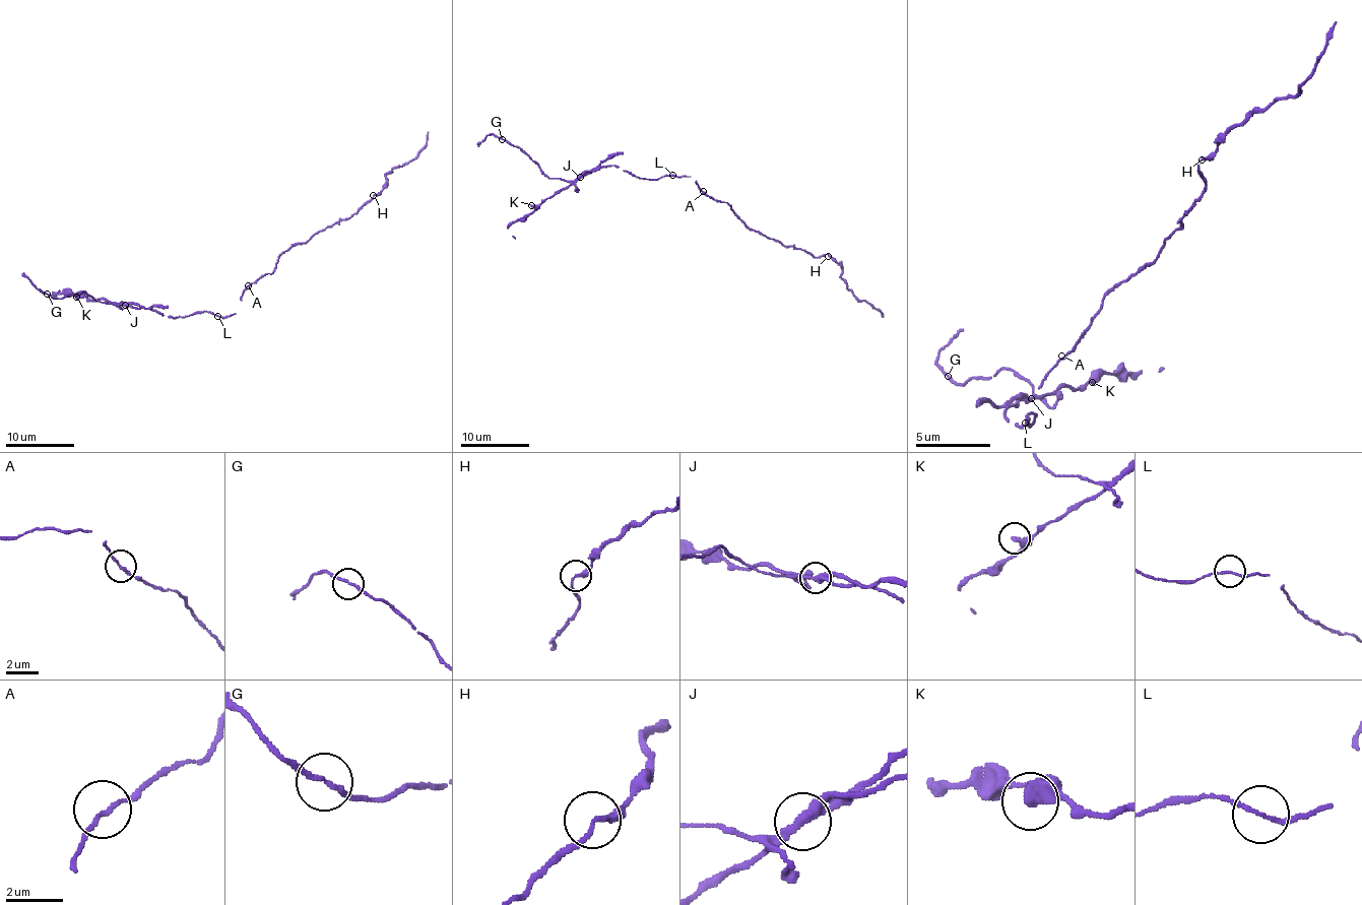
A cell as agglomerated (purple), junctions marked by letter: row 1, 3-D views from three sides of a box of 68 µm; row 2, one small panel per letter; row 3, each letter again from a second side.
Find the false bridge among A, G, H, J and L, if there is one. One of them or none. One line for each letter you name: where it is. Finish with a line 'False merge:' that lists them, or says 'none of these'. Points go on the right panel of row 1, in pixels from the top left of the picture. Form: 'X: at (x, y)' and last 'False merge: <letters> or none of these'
J: at (1031, 398)
False merge: J

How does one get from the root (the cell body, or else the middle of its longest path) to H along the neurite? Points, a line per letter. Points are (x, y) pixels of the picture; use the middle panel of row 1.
H: (703, 191), (714, 200), (726, 202), (749, 228), (783, 245), (805, 250), (815, 257), (829, 255)

